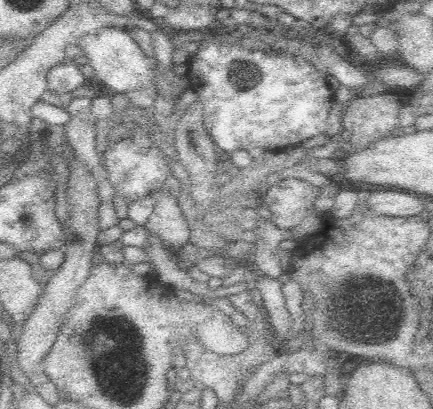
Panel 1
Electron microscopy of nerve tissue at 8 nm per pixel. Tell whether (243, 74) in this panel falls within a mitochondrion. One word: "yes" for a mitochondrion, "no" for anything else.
yes

